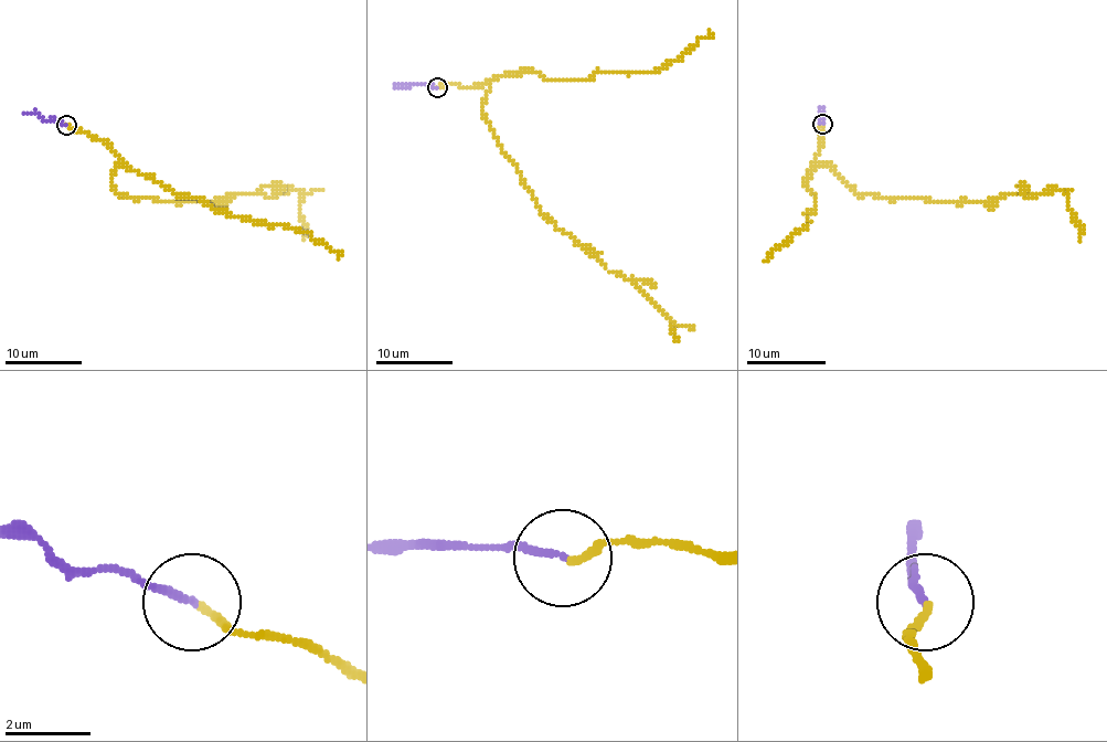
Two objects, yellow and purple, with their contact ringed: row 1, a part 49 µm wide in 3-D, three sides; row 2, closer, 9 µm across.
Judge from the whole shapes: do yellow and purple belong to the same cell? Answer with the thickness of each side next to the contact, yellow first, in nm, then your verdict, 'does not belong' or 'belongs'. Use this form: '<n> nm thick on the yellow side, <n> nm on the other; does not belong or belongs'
180 nm thick on the yellow side, 170 nm on the other; belongs

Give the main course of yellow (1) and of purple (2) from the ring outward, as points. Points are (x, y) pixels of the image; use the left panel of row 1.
1: (66, 126), (100, 139), (120, 160), (110, 186), (130, 199), (220, 202), (240, 194), (299, 191), (305, 239)
2: (66, 126), (22, 112)

